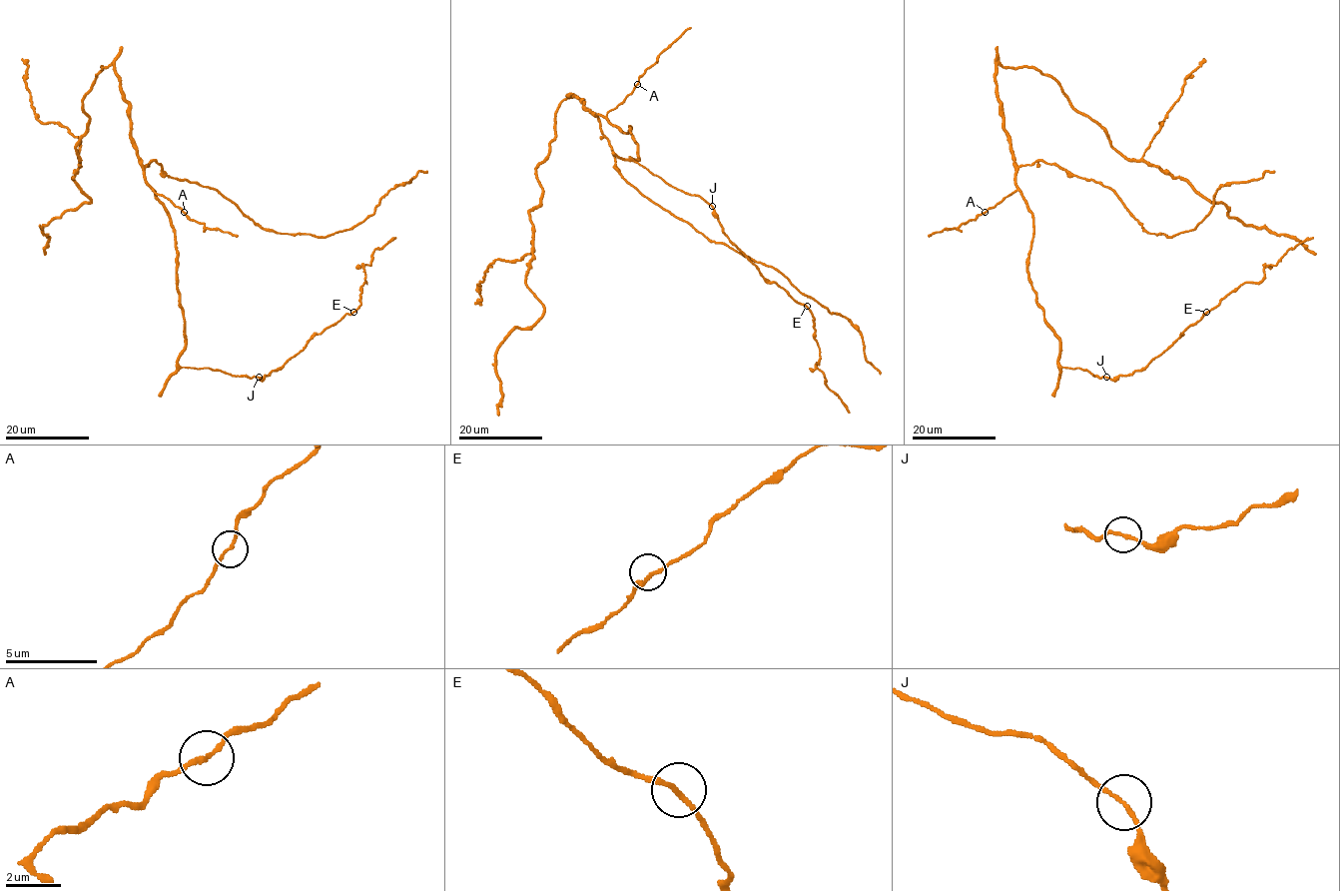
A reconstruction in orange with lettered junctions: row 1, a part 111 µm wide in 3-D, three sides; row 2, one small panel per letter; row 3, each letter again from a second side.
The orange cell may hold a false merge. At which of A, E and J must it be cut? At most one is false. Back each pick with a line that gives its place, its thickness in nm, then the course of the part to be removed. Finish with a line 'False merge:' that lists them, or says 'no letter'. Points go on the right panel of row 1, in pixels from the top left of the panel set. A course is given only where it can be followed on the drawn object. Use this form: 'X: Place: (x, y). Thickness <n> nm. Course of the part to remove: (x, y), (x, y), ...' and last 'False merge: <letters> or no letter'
False merge: no letter

